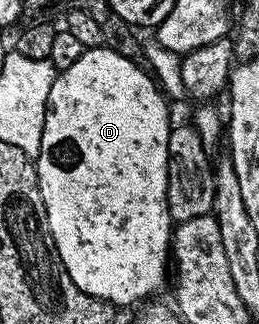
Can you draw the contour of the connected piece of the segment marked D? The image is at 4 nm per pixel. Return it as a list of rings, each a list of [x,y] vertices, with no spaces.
[[[103,45],[85,49],[84,54],[78,56],[78,61],[75,64],[70,64],[70,68],[59,71],[50,88],[48,111],[44,114],[40,155],[34,159],[38,184],[48,217],[48,227],[52,233],[58,256],[62,260],[66,272],[70,272],[70,280],[74,280],[74,284],[78,284],[78,288],[82,288],[82,292],[95,298],[101,298],[104,302],[111,302],[116,308],[127,308],[133,304],[143,303],[156,296],[156,293],[163,288],[164,277],[167,274],[169,277],[170,274],[170,251],[172,250],[172,235],[174,233],[174,223],[168,211],[169,103],[160,86],[154,81],[153,75],[143,65],[141,65],[142,67],[136,65],[140,64]]]

